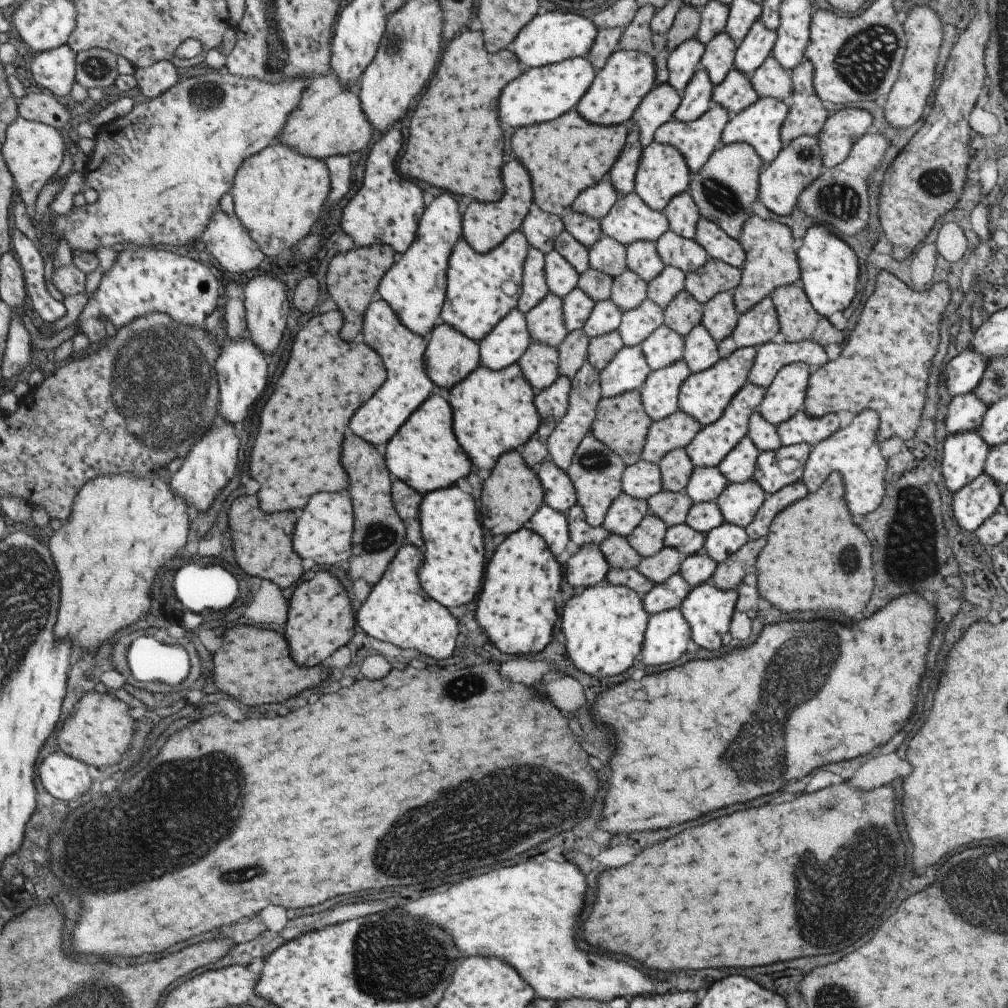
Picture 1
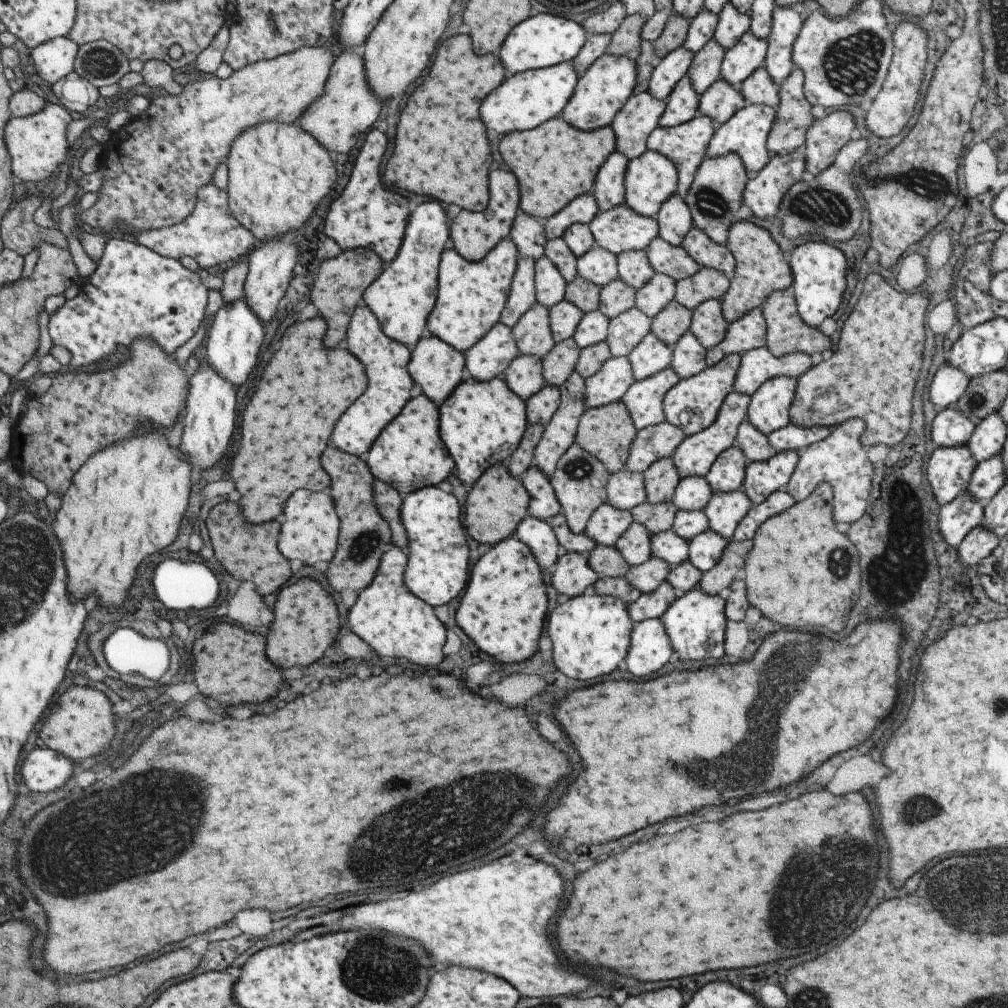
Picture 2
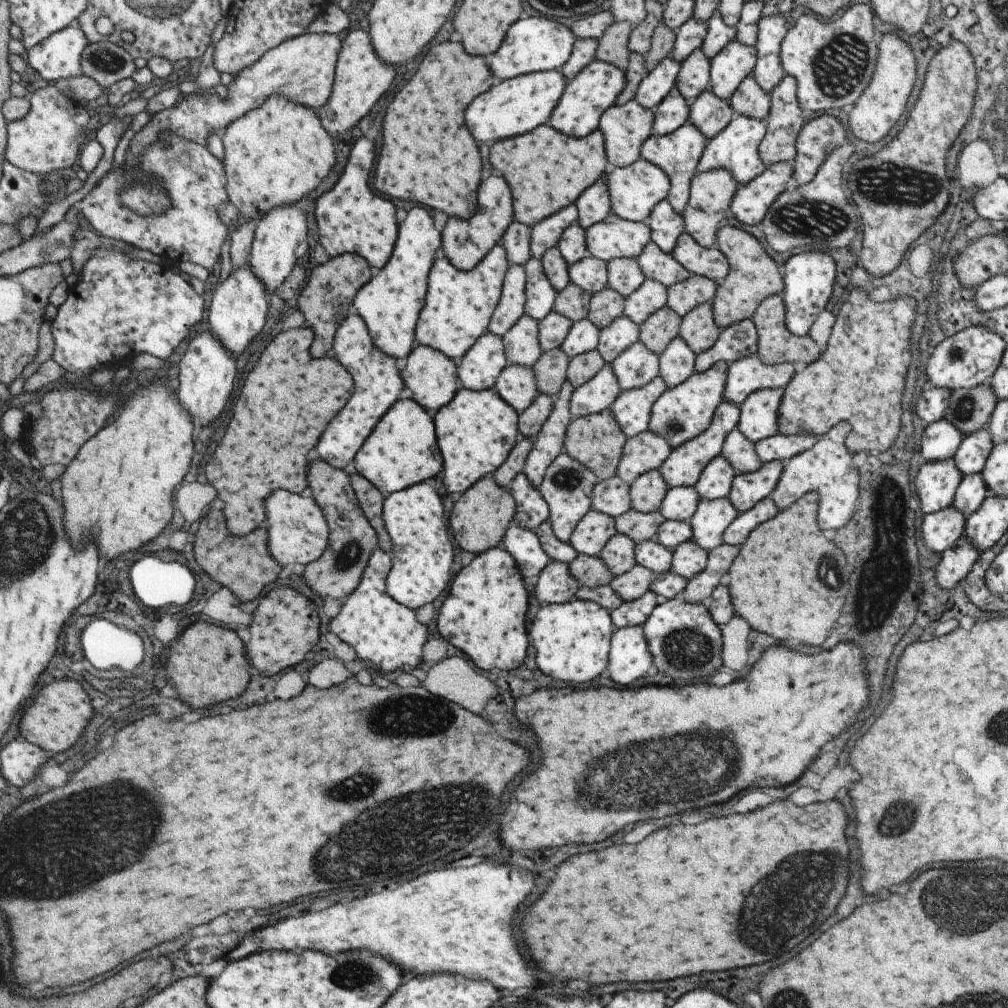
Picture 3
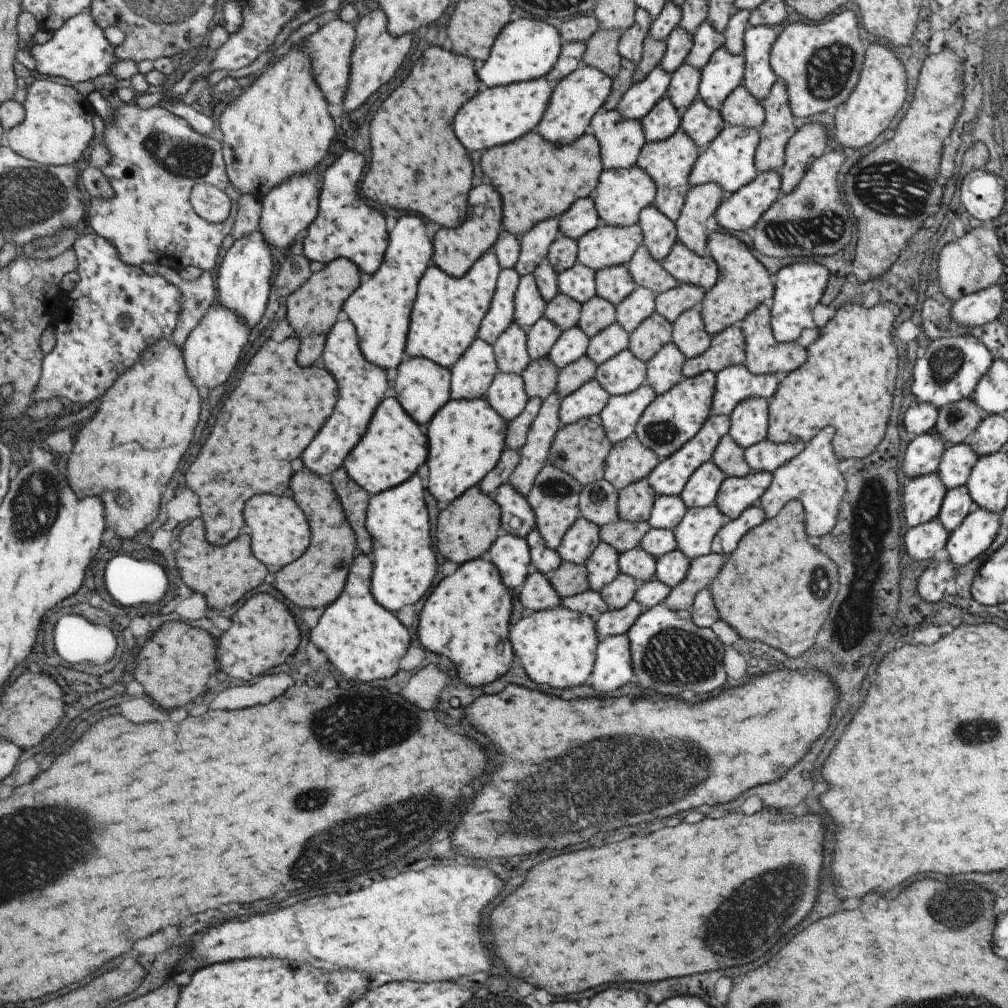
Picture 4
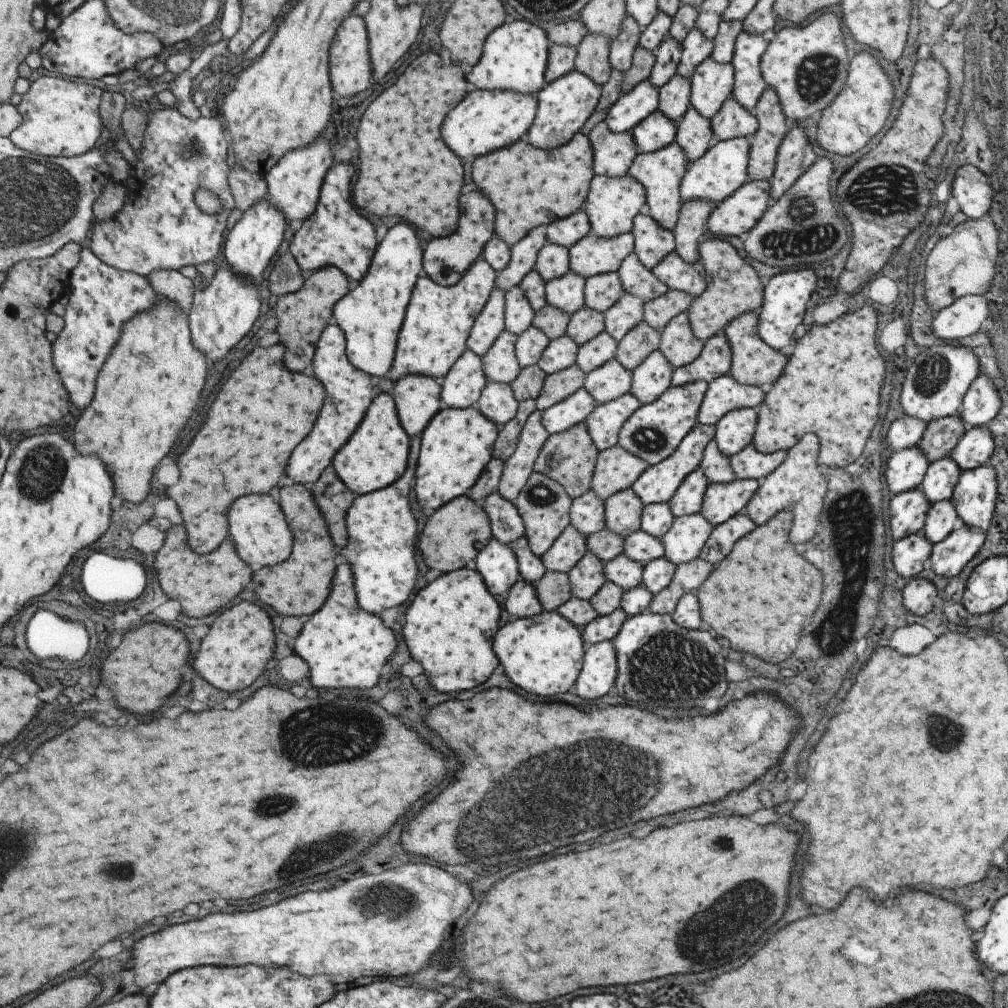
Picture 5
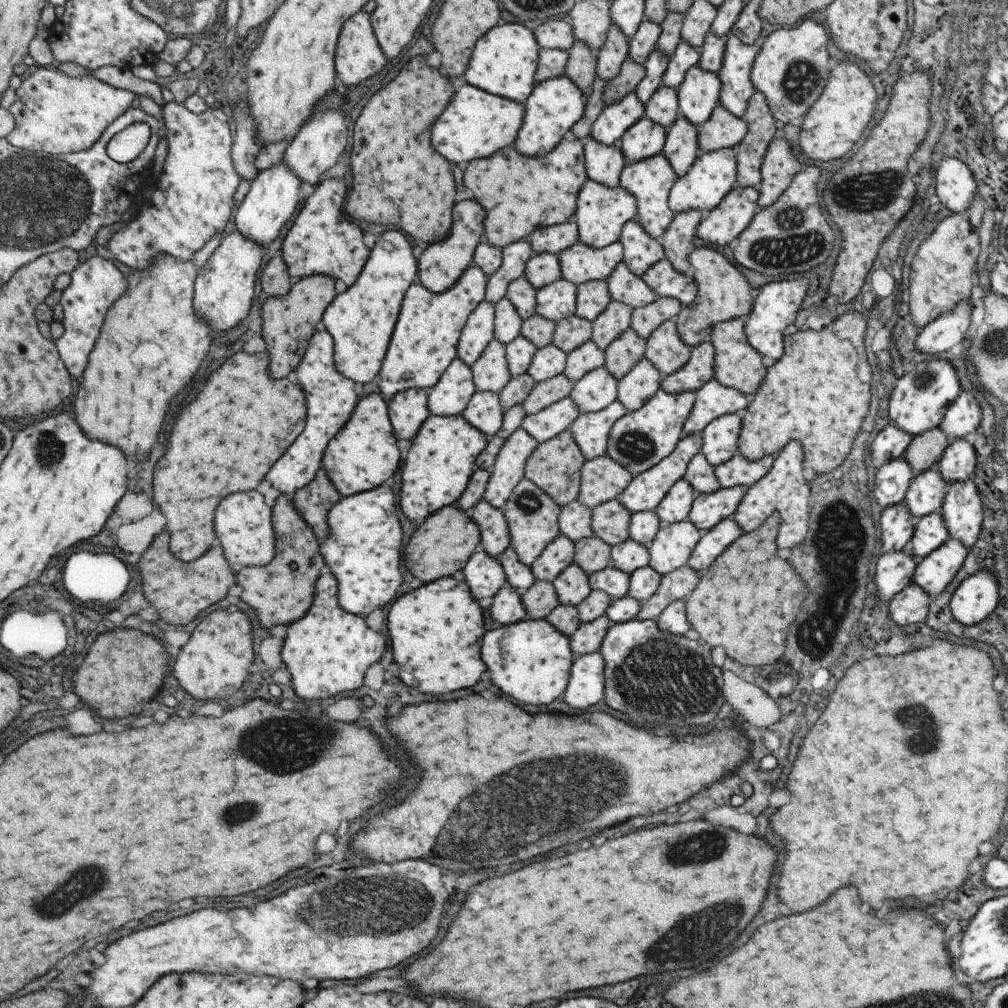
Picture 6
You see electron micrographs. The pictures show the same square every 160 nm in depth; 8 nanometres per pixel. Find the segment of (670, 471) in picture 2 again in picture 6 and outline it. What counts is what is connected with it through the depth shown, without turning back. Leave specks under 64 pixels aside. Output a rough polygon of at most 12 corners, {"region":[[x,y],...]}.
{"region":[[611,499],[591,509],[593,535],[610,547],[628,538],[631,513]]}

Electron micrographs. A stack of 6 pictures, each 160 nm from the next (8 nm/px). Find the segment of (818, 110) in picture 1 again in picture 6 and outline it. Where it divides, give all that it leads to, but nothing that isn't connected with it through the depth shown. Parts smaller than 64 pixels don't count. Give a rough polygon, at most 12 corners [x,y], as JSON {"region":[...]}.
{"region":[[755,91],[742,118],[747,132],[734,147],[739,187],[760,183],[767,145],[780,125]]}

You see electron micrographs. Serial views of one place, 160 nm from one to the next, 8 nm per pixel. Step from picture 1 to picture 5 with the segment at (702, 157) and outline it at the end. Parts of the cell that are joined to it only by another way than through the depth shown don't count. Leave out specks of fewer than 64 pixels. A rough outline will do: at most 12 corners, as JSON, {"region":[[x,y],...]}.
{"region":[[673,140],[629,165],[645,189],[644,212],[673,230],[689,162]]}

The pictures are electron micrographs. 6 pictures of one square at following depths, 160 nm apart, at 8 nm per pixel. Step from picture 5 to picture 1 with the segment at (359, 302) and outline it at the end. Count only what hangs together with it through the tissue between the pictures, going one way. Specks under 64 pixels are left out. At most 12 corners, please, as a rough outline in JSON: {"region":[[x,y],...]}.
{"region":[[443,192],[379,296],[424,339],[439,322],[462,214]]}

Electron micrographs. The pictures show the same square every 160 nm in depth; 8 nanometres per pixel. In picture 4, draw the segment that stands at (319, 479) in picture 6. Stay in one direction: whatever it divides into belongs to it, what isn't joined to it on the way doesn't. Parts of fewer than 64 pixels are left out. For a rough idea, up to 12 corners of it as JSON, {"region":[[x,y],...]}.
{"region":[[343,466],[328,480],[361,554],[372,553],[364,520],[370,495]]}

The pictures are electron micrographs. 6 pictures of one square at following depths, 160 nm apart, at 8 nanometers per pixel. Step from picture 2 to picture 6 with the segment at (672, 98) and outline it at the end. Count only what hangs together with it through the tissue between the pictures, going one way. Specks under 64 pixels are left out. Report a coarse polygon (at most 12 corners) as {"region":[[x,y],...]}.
{"region":[[643,116],[621,135],[626,162],[662,152],[666,131]]}

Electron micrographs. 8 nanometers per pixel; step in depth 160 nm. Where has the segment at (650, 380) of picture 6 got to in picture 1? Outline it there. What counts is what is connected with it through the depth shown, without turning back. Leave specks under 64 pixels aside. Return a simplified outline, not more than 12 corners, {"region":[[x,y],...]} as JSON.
{"region":[[699,322],[684,337],[691,373],[719,359],[716,340]]}

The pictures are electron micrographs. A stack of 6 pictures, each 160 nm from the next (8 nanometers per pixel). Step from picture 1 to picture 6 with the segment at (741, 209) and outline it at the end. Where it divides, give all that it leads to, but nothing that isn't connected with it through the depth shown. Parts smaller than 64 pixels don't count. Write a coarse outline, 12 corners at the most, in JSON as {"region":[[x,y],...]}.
{"region":[[675,213],[659,239],[665,259],[681,274],[703,215]]}

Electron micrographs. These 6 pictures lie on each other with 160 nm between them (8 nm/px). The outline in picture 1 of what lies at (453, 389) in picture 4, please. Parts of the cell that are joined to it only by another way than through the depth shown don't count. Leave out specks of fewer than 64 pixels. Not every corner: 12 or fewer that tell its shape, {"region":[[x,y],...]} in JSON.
{"region":[[511,309],[478,342],[480,364],[498,371],[531,342]]}

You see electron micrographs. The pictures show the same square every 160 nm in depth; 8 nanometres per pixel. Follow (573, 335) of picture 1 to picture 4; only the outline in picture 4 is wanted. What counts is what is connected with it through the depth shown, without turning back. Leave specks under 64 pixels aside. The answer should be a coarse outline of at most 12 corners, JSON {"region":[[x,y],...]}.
{"region":[[547,356],[529,361],[520,375],[528,397],[556,389],[558,370]]}

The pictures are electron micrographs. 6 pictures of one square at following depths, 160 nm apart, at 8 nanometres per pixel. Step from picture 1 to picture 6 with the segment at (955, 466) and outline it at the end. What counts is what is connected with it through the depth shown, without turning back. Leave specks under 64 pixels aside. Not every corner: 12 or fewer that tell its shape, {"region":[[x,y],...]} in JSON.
{"region":[[903,501],[879,516],[880,554],[905,550],[915,520]]}

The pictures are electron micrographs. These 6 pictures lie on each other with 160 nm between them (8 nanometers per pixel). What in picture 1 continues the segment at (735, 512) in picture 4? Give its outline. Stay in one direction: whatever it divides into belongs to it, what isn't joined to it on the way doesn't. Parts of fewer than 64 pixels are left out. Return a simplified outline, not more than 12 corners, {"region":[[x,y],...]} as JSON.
{"region":[[811,446],[761,451],[752,478],[765,494],[800,480]]}

